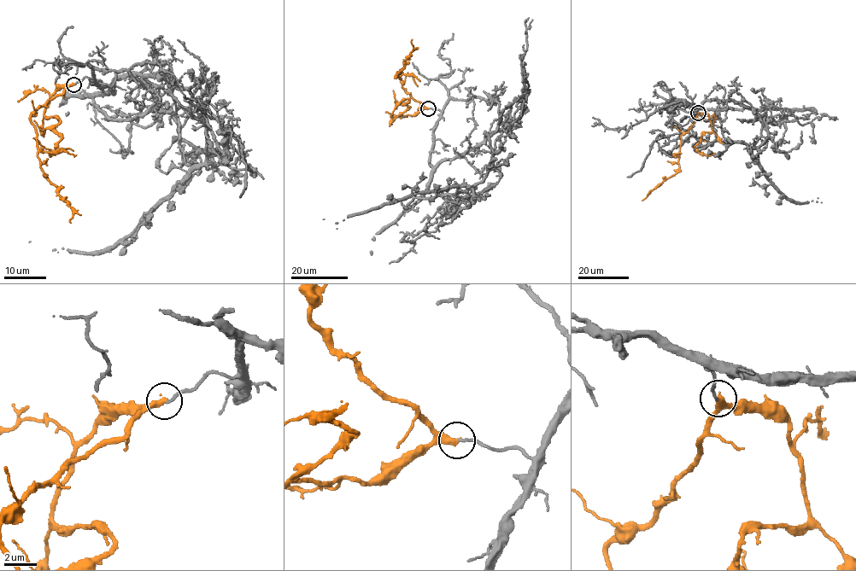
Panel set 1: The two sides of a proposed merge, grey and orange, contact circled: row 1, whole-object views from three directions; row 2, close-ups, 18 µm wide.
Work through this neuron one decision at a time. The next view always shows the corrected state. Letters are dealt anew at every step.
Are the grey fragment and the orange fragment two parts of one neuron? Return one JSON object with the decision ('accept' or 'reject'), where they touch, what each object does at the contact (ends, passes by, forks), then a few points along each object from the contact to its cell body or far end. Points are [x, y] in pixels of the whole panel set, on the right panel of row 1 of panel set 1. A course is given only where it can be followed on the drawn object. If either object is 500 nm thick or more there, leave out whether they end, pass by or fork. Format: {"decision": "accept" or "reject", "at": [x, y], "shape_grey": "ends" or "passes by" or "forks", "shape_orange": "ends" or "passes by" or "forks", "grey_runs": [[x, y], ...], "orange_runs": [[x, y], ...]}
{"decision": "reject", "at": [698, 113], "shape_grey": "ends", "shape_orange": "ends", "grey_runs": [[698, 113], [670, 100], [670, 120], [702, 145], [743, 142], [784, 195], [804, 203], [817, 197]], "orange_runs": [[698, 113], [690, 128], [680, 136], [677, 171], [642, 201]]}

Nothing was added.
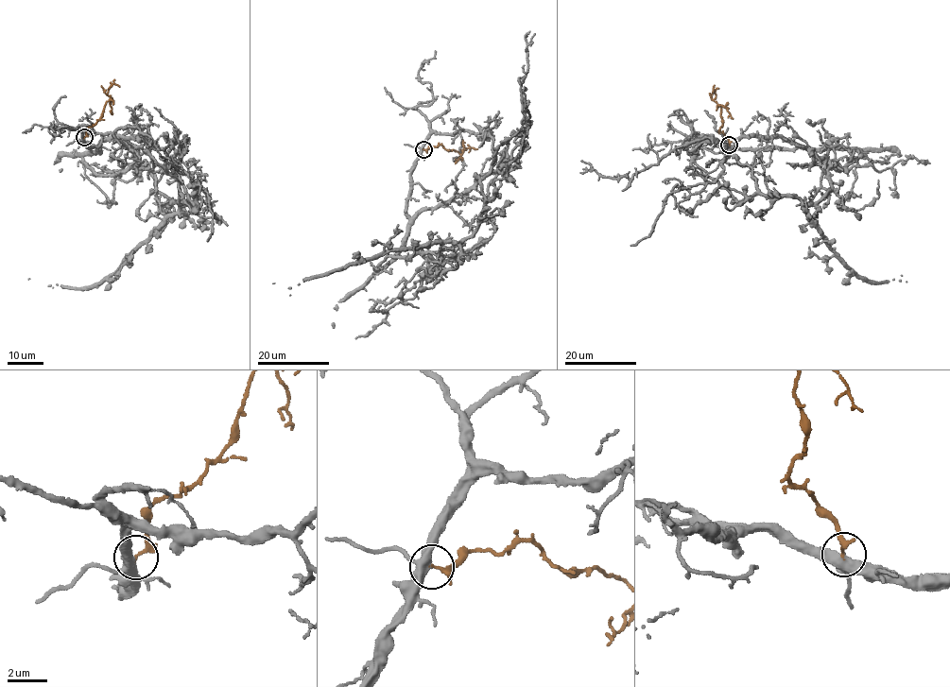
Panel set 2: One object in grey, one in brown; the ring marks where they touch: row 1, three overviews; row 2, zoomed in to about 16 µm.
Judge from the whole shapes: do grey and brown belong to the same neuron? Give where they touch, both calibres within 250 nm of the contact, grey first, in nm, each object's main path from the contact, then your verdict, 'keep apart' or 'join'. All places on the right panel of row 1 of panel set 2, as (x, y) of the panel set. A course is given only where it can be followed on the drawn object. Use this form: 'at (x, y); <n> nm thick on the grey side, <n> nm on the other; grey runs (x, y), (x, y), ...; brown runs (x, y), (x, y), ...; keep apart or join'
at (729, 145); 400 nm thick on the grey side, 160 nm on the other; grey runs (730, 144), (694, 131), (691, 164), (737, 200), (795, 197), (830, 249), (869, 281), (901, 275); brown runs (730, 144), (719, 129), (722, 106), (714, 100), (716, 94), (714, 90), (713, 92); join

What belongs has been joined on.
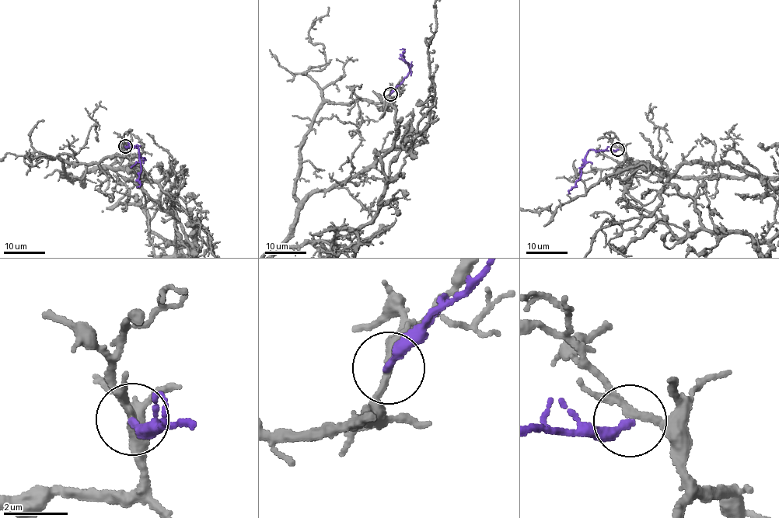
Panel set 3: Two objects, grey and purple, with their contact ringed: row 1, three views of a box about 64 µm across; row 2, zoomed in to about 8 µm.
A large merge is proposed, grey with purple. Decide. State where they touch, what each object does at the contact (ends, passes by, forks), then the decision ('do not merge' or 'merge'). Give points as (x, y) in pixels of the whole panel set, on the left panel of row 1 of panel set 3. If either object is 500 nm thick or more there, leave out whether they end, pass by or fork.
at (125, 146); grey forks there; purple ends there; do not merge

